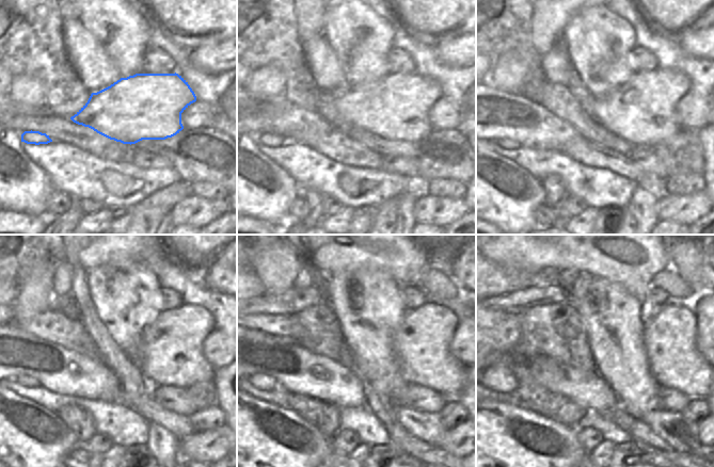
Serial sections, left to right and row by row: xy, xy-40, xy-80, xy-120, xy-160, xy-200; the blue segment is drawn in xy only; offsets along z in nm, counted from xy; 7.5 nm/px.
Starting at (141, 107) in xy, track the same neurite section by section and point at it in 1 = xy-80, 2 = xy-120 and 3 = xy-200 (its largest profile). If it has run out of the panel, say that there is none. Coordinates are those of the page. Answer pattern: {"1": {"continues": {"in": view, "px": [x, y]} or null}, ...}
{"1": {"continues": {"in": "xy-80", "px": [643, 111]}}, "2": {"continues": {"in": "xy-120", "px": [171, 353]}}, "3": {"continues": {"in": "xy-200", "px": [675, 361]}}}

